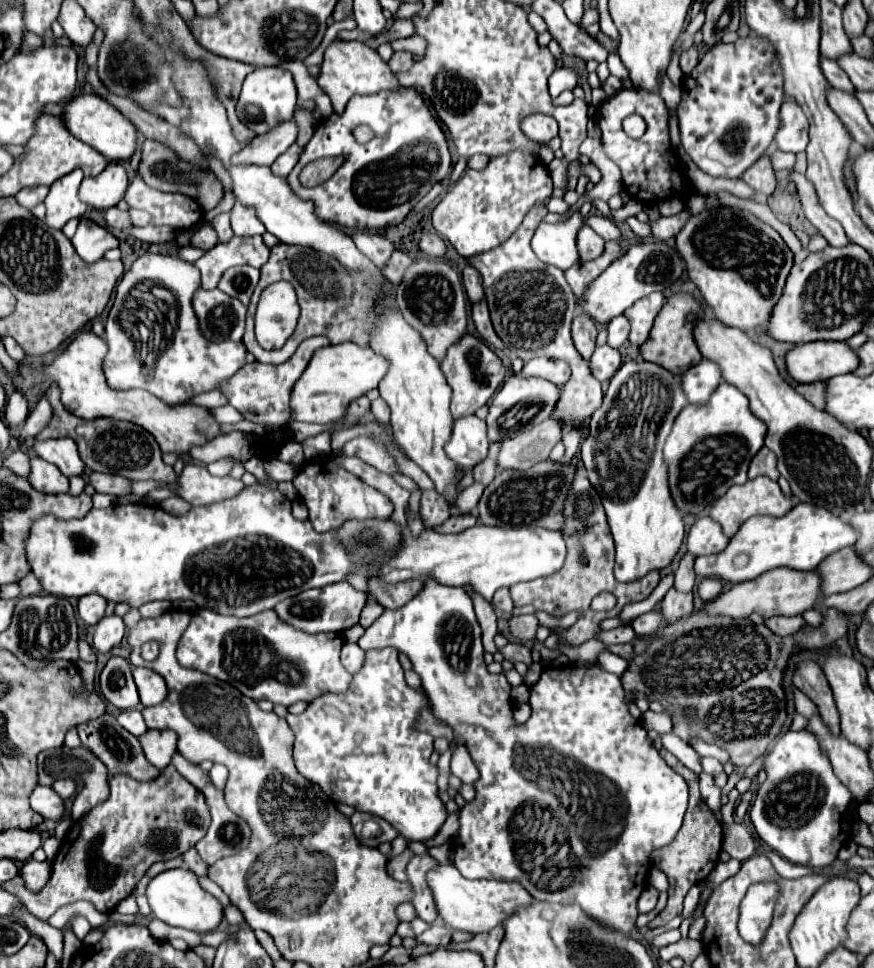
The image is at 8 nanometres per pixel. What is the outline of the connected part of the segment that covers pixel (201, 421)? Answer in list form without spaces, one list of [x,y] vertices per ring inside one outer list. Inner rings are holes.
[[[79,331],[77,337],[69,343],[69,347],[57,355],[51,363],[43,365],[41,379],[49,383],[57,383],[61,389],[61,403],[81,419],[97,419],[109,417],[119,421],[131,421],[147,429],[159,443],[161,451],[187,453],[193,445],[203,445],[211,441],[219,433],[219,423],[209,415],[209,409],[197,405],[167,405],[149,391],[133,389],[133,391],[117,391],[111,389],[105,381],[101,363],[105,357],[107,345],[93,331]]]

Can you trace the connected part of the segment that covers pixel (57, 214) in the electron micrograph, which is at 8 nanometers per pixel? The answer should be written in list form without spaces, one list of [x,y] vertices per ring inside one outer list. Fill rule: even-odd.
[[[71,171],[51,185],[51,191],[45,199],[47,215],[45,223],[51,229],[63,229],[63,225],[73,217],[83,217],[87,205],[79,199],[79,185],[83,181],[83,171]]]

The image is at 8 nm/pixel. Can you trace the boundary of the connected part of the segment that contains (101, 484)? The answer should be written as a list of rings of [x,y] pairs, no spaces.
[[[91,473],[89,483],[95,487],[97,493],[113,495],[115,499],[125,497],[131,493],[131,481],[121,479],[117,475],[105,475],[105,473]]]

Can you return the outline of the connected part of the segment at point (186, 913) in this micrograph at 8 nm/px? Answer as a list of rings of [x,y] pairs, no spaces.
[[[167,869],[153,877],[147,885],[145,897],[149,901],[151,913],[155,919],[161,919],[167,925],[183,927],[195,933],[209,933],[213,931],[221,919],[223,919],[223,905],[205,889],[201,889],[197,875],[193,875],[189,869]]]

